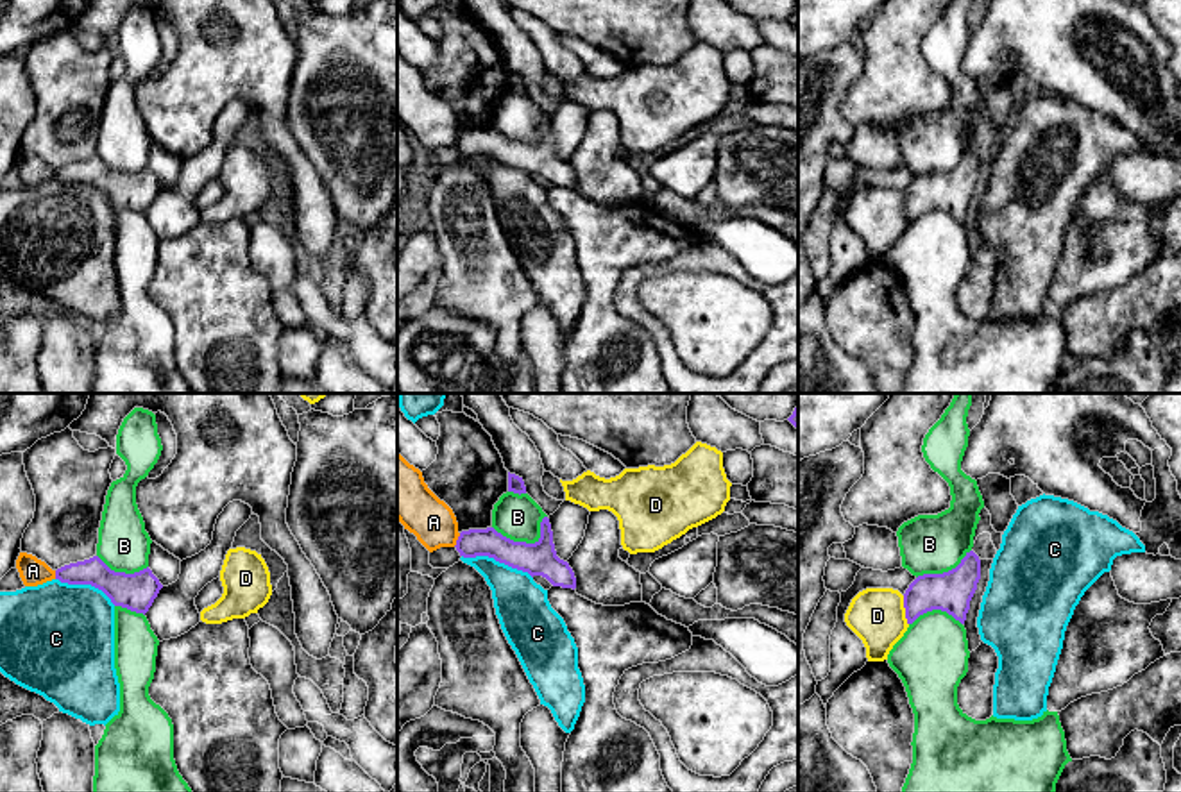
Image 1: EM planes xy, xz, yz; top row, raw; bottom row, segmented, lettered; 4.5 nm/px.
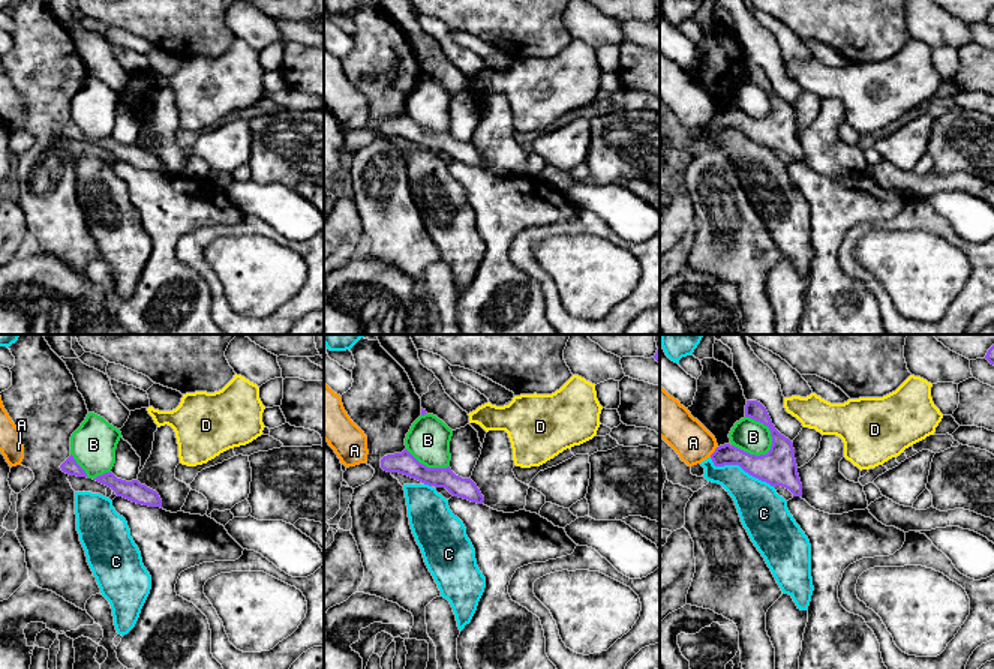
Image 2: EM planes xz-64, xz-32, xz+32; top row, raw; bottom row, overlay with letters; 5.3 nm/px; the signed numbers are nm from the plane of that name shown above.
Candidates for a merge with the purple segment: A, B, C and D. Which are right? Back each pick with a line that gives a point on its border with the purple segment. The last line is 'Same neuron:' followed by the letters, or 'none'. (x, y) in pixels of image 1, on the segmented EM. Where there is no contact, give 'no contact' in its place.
Same neuron: none

